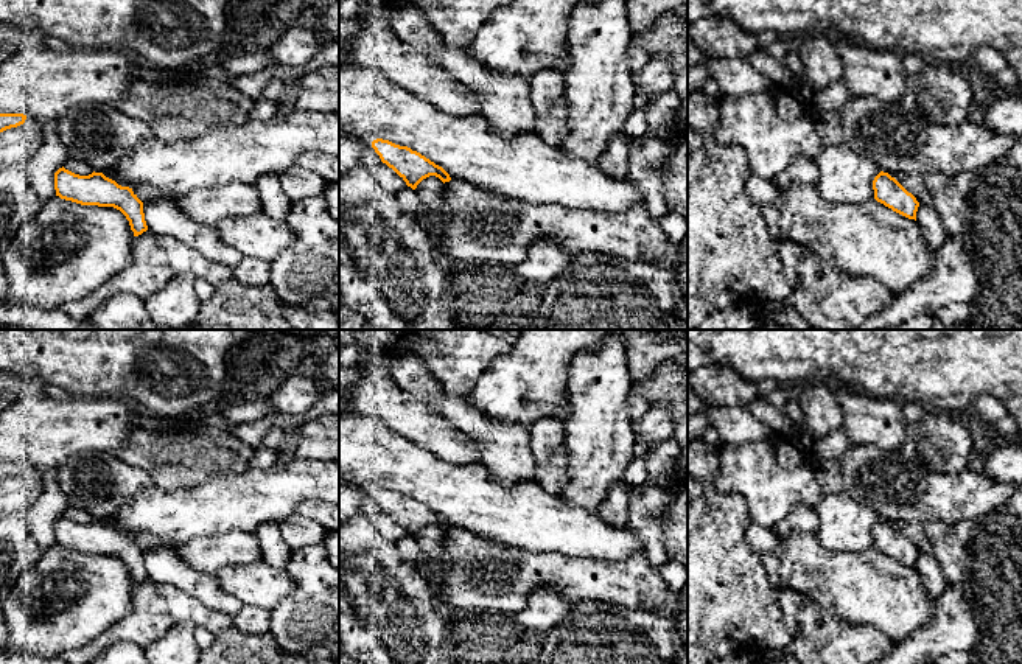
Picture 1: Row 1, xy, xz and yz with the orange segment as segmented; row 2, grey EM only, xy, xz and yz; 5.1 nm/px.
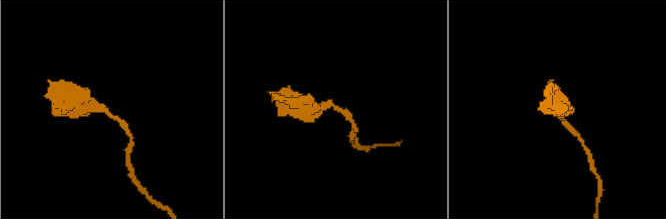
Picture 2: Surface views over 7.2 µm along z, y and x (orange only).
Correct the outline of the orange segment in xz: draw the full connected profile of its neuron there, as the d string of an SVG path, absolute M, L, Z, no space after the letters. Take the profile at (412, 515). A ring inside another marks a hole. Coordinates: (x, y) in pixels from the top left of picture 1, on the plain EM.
M376 487L372 490L372 496L380 504L381 510L392 516L412 538L429 524L439 526L443 532L451 529L450 522L442 515L408 495Z

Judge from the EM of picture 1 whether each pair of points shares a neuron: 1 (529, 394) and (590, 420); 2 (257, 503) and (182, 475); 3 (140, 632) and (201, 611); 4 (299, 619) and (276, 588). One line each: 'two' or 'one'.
1: two
2: two
3: one
4: two

